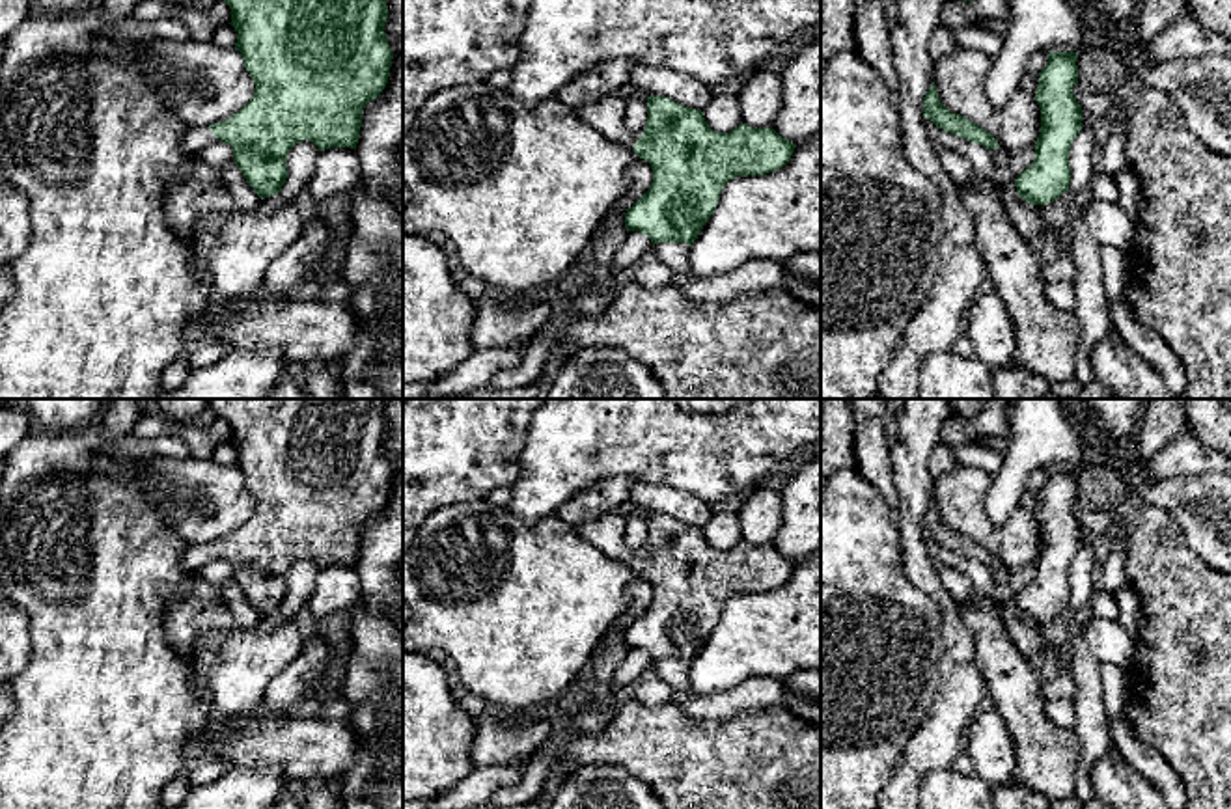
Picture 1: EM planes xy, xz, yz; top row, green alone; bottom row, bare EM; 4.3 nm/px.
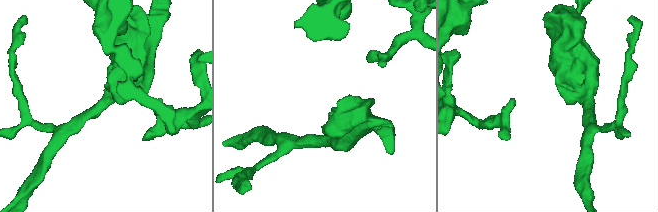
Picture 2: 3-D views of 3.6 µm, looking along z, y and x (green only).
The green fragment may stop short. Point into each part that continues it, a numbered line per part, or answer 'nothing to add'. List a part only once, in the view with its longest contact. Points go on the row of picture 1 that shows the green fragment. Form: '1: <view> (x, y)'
1: xy (196, 138)

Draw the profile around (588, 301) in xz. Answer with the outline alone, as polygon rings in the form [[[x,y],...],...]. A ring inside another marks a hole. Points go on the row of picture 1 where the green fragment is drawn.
[[[612,280],[574,287],[565,295],[558,315],[565,321],[599,317],[616,300],[617,291],[619,285],[616,285]]]

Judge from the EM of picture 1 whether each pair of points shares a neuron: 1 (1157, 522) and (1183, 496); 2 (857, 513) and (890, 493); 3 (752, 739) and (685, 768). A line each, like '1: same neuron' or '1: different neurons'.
1: different neurons
2: different neurons
3: same neuron

